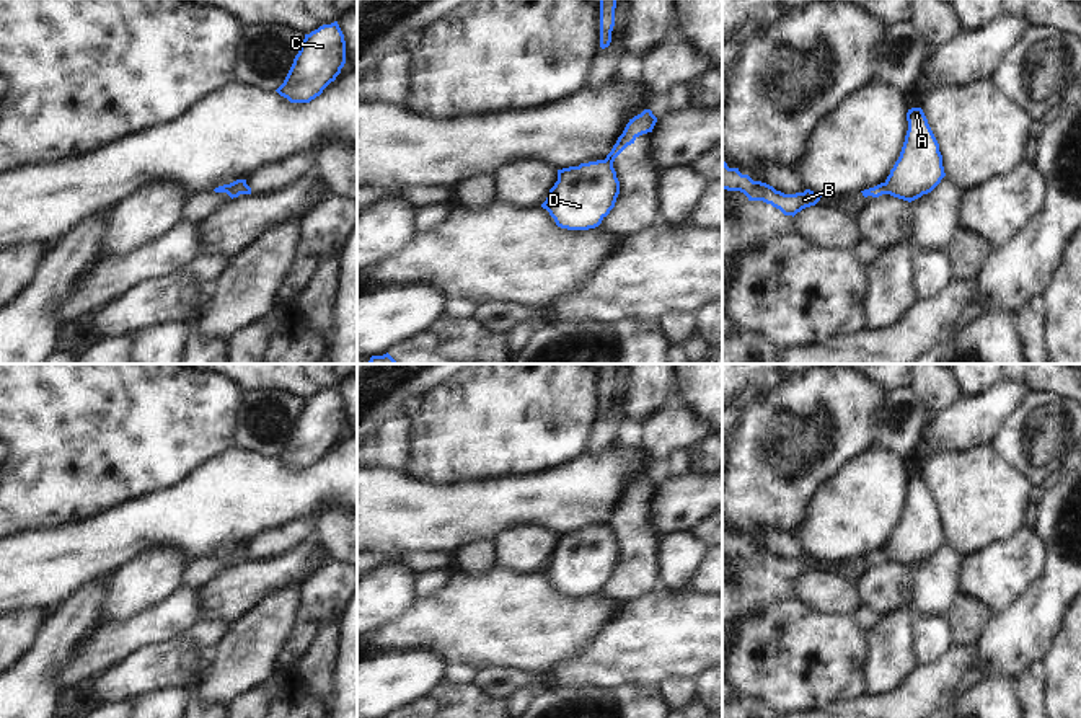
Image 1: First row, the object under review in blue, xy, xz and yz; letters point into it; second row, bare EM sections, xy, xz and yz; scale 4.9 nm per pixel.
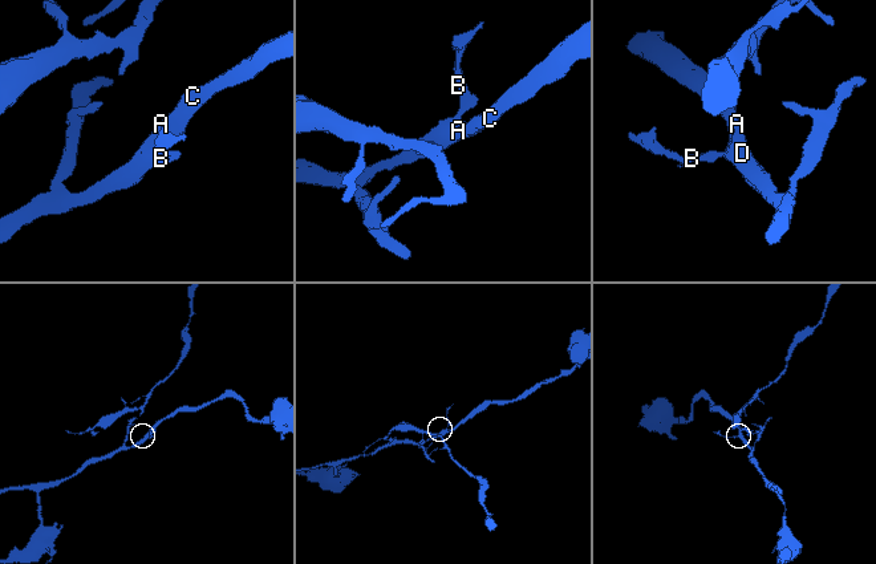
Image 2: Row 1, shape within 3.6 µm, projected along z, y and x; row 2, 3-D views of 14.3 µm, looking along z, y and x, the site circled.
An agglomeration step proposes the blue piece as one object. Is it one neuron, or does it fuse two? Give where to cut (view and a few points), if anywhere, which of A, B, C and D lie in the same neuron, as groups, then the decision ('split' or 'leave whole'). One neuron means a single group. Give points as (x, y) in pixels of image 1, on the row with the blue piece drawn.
yz (884, 183), (887, 193) | A C D / B | split

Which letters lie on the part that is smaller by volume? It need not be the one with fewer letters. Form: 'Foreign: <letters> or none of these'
Foreign: B

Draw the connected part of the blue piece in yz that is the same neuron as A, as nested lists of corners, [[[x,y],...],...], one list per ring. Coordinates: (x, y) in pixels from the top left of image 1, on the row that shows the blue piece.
[[[921,108],[907,113],[908,131],[890,175],[885,180],[887,194],[915,201],[931,193],[946,176],[939,144]]]

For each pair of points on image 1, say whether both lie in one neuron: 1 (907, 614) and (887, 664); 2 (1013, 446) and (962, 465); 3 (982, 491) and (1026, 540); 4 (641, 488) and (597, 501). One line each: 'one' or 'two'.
1: one
2: two
3: two
4: two

